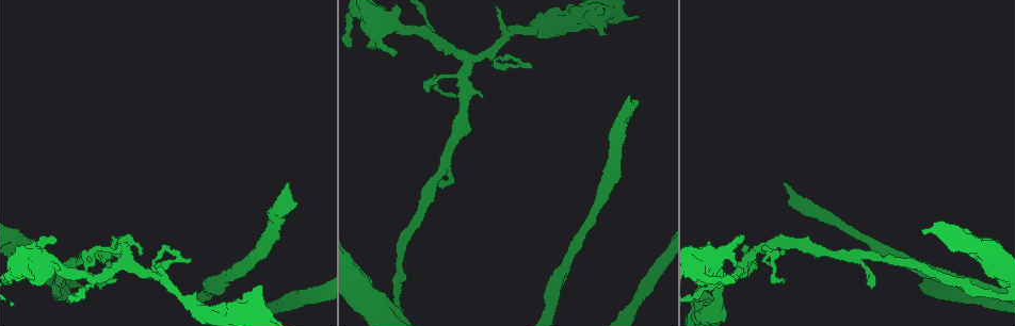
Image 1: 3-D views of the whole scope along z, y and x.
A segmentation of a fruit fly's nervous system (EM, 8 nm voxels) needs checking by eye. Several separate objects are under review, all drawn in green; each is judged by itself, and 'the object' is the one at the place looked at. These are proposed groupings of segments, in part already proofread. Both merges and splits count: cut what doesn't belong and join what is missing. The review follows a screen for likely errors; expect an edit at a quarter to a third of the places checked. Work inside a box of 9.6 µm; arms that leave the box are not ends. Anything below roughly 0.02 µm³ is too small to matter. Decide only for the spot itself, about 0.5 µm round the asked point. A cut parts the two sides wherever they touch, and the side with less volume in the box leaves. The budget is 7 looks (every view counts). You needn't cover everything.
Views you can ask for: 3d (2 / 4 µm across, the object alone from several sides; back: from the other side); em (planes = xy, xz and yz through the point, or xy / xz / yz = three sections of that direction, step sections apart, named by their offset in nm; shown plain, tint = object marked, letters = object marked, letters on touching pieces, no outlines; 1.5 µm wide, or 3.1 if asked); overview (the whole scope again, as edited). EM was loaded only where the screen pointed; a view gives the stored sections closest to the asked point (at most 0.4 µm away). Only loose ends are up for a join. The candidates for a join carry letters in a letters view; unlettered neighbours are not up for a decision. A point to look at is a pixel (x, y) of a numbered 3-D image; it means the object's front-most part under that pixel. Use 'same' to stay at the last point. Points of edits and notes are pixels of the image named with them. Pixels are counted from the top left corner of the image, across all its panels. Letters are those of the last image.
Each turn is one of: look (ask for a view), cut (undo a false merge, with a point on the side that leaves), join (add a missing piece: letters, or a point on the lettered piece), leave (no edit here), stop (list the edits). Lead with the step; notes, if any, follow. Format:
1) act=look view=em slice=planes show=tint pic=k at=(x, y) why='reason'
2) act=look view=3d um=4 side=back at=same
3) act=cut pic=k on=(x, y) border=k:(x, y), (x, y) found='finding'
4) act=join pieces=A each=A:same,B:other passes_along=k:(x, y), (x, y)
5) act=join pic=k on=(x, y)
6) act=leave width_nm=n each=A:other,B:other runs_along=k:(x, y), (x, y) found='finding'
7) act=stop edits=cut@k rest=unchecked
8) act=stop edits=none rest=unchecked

act=look view=em slice=planes show=plain pic=1 at=(51, 237) why='branch stops here'

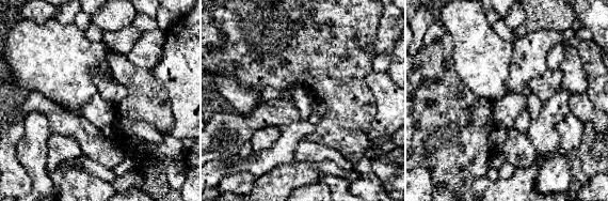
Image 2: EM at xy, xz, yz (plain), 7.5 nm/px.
act=look view=em slice=planes show=letters at=same why='what lies round it'

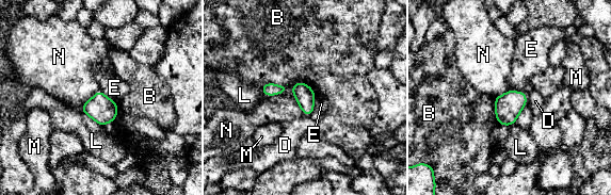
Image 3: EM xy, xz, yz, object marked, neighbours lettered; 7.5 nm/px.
act=leave each=B:other,D:other,E:other,L:other,M:other,N:other border=3:(99, 90), (116, 103) found='none of them fits'

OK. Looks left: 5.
act=look view=em slice=planes show=tint pic=1 at=(858, 255) why='arms part here'

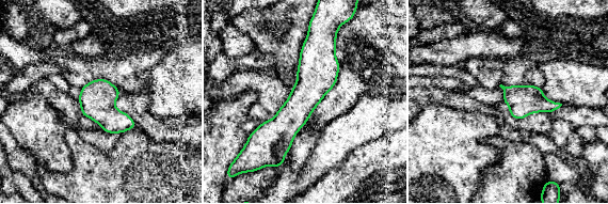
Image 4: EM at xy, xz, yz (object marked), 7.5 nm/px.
act=look view=em slice=planes show=letters at=same why='see the neighbours'

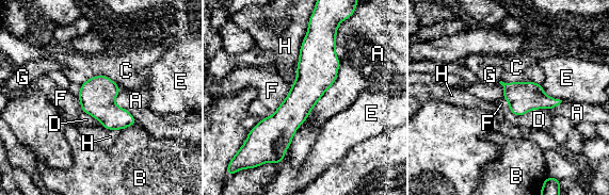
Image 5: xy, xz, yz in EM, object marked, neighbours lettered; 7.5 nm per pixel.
act=leave longest_contact=A:950nm each=A:other,B:other,C:other,D:other,E:other,F:other,G:other,H:other border=5:(337, 28), (336, 80), (288, 147) found='all the same neuron'

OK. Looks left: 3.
act=look view=3d um=4 pic=1 at=(701, 297)

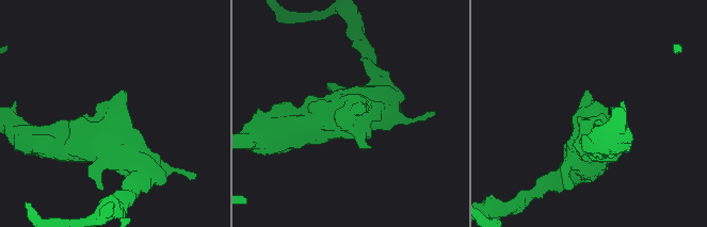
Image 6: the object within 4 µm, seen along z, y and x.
act=look view=em slice=planes show=letters pic=6 at=(586, 115) why='need the tissue'

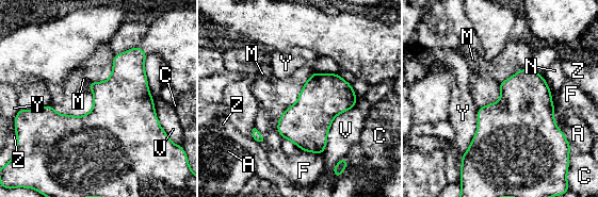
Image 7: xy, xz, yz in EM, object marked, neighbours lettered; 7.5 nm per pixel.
act=leave longest_contact=V:500nm each=A:other,C:other,F:other,M:other,N:other,V:other,Y:other,Z:other border=7:(357, 100), (334, 118), (321, 154) found='continuous, no second neuron'

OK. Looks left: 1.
act=stop edits=none rest=unchecked

